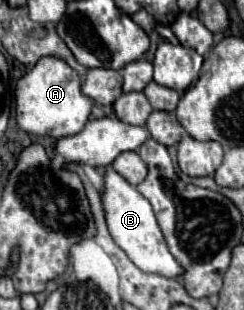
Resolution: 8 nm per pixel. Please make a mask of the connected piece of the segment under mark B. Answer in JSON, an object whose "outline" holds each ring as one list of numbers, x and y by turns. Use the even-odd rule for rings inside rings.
{"outline":[[106,167,104,173,104,191,102,191,102,207,106,213,106,223,110,229,112,239,116,245,128,255,128,259,146,273,158,273,164,277,178,277,182,275,180,263,170,255,164,235,156,223,154,211,150,201,138,193,136,187,132,187,122,175,118,175,112,167]]}

